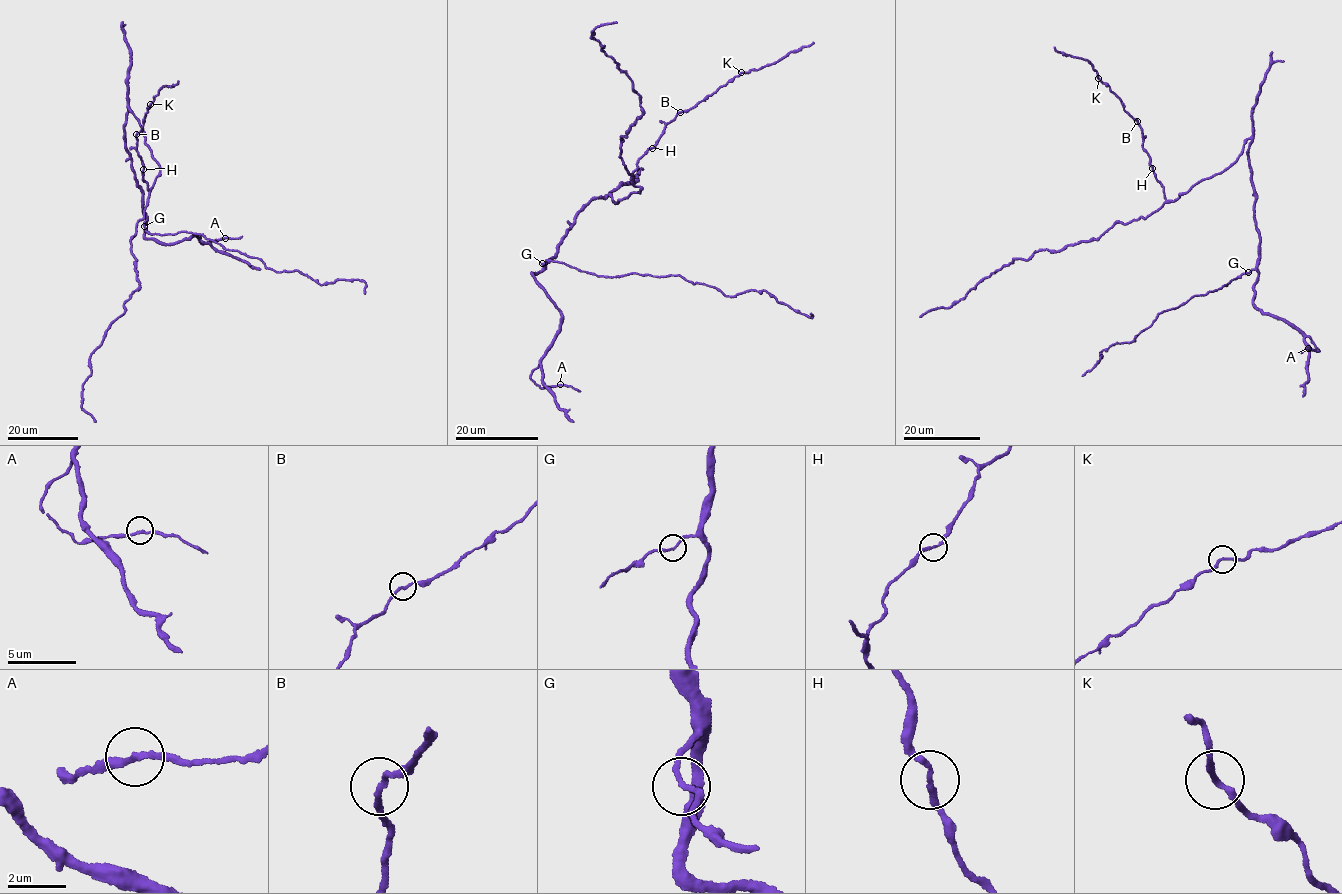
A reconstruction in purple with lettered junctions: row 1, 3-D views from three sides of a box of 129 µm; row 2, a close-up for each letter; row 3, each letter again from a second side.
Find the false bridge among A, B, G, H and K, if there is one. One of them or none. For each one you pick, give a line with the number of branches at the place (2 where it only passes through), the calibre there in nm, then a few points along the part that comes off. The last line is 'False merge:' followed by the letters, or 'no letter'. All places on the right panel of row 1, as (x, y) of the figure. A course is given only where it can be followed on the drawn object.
False merge: no letter

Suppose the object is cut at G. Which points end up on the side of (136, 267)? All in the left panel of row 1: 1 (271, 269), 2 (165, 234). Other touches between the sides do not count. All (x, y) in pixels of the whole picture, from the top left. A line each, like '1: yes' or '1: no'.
1: no
2: no

